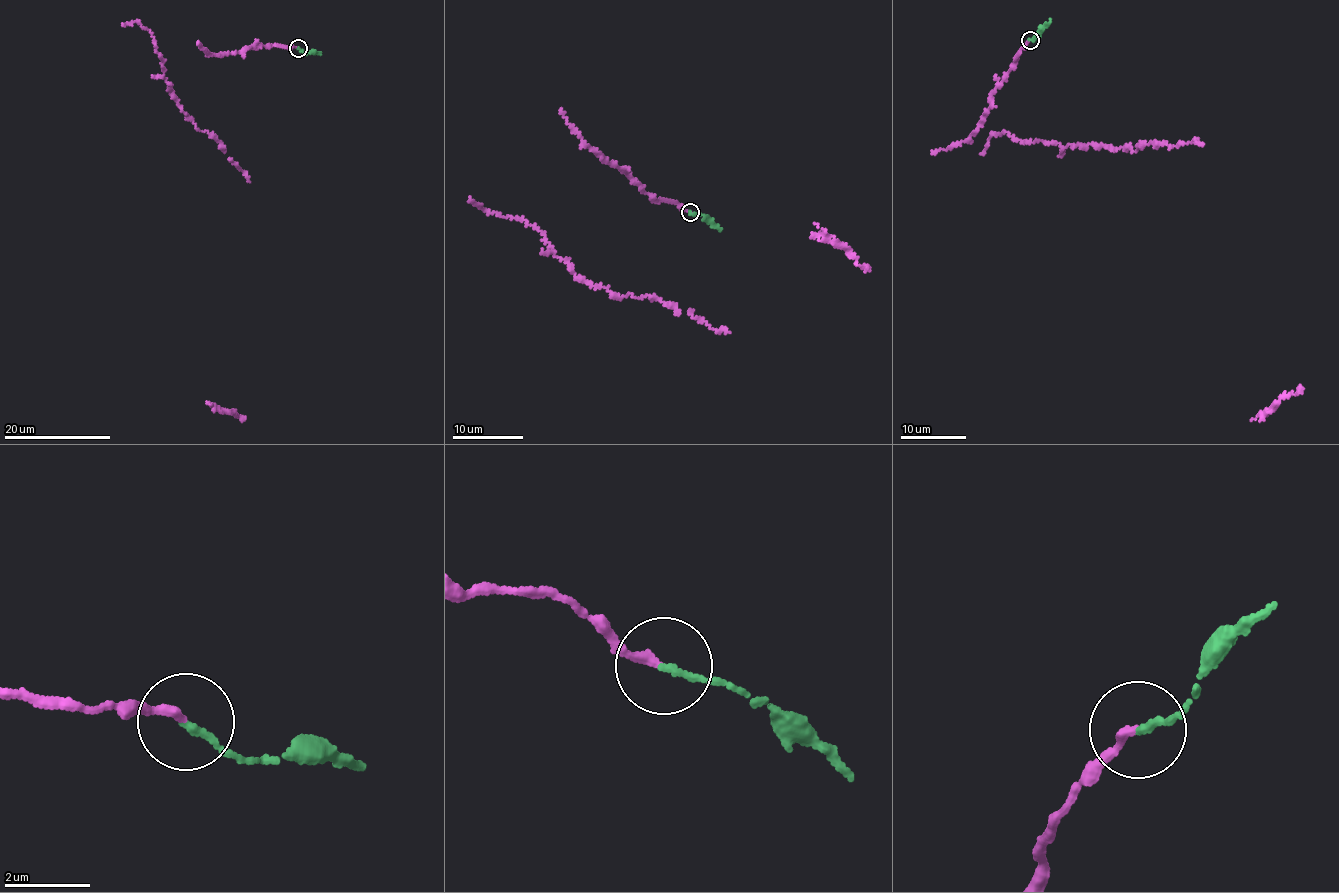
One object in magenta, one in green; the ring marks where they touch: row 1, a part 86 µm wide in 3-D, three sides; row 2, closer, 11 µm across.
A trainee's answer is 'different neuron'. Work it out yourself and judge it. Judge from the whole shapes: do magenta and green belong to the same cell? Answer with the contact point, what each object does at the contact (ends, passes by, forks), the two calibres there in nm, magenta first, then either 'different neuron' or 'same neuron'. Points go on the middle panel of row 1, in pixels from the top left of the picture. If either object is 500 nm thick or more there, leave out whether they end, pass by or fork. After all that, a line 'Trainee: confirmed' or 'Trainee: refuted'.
(690, 212) | magenta ends | green ends | 200/140 nm | same neuron
Trainee: refuted

